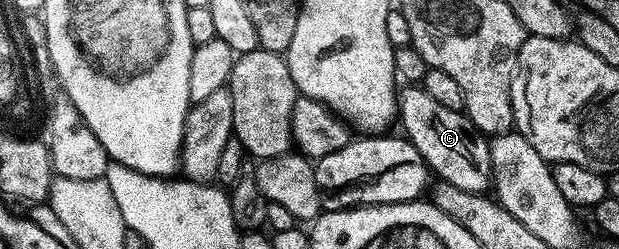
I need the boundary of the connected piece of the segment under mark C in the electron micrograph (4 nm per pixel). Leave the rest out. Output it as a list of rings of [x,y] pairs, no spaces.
[[[410,83],[398,94],[398,117],[400,118],[400,125],[402,121],[403,130],[401,129],[401,132],[406,140],[414,144],[416,151],[420,151],[420,155],[430,166],[430,172],[435,178],[452,183],[454,187],[460,187],[463,191],[472,191],[473,193],[486,193],[491,188],[490,141],[486,134],[481,133],[470,122],[465,112],[452,107],[443,107],[441,103],[436,103],[436,99],[432,99],[432,95],[426,93],[425,88]]]

